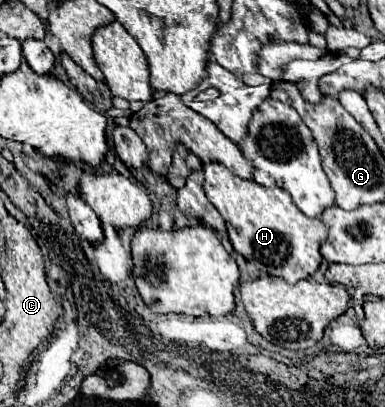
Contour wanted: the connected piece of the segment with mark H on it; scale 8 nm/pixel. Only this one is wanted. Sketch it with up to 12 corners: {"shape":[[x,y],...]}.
{"shape":[[205,164],[205,196],[233,248],[295,284],[327,226],[281,188]]}

